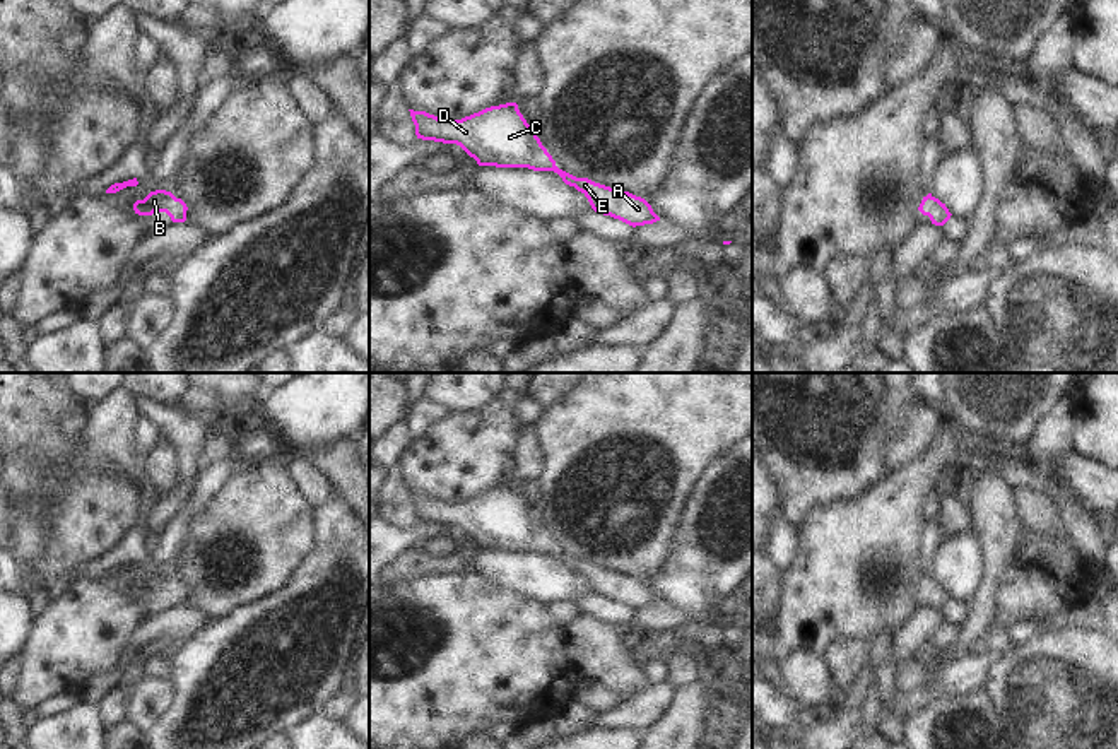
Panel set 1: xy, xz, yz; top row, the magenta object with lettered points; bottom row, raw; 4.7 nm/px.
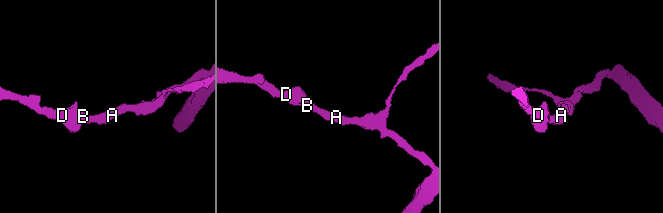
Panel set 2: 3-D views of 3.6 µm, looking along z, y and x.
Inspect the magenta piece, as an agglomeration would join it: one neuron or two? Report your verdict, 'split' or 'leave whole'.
leave whole

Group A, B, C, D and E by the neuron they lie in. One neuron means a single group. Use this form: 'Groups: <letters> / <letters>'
Groups: A B C D E

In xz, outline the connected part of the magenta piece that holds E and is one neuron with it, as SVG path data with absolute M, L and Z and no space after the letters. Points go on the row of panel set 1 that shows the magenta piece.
M516 103L491 106L462 120L441 120L426 111L409 111L417 139L456 144L479 166L554 171L566 185L581 192L595 212L633 227L660 221L644 198L559 169Z

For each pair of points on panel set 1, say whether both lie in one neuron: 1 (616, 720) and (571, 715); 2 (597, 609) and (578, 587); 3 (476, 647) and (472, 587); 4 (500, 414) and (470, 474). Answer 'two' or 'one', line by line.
1: two
2: two
3: one
4: one

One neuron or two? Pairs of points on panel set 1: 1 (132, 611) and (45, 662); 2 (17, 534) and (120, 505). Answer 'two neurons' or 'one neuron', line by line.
1: one neuron
2: two neurons

